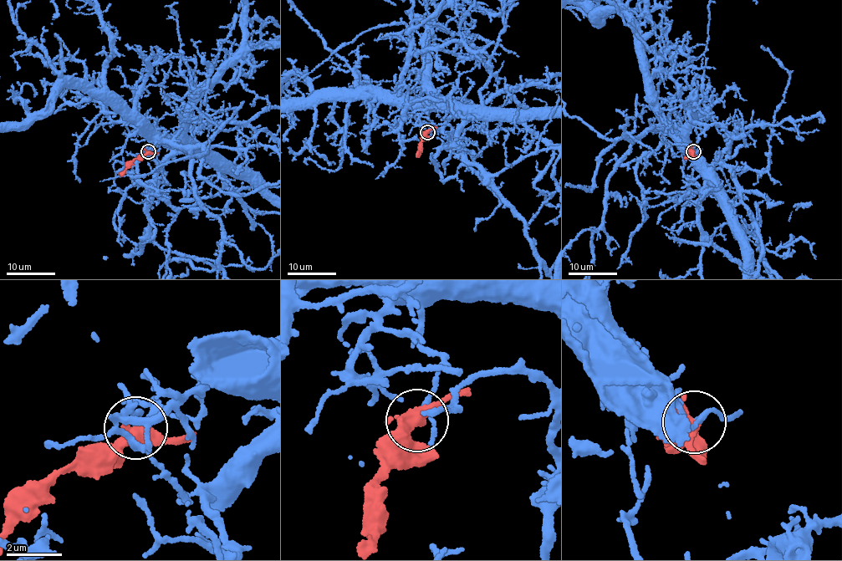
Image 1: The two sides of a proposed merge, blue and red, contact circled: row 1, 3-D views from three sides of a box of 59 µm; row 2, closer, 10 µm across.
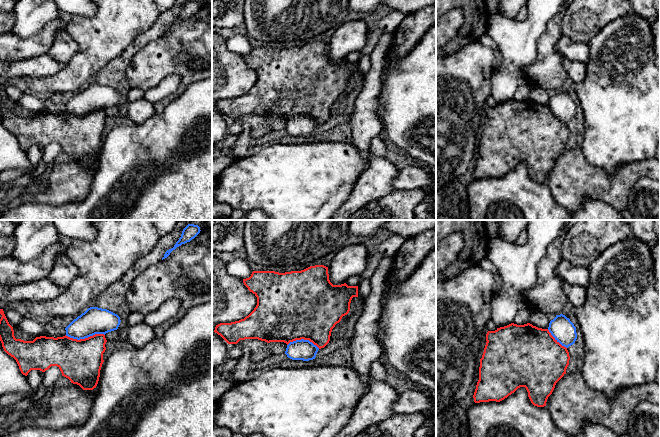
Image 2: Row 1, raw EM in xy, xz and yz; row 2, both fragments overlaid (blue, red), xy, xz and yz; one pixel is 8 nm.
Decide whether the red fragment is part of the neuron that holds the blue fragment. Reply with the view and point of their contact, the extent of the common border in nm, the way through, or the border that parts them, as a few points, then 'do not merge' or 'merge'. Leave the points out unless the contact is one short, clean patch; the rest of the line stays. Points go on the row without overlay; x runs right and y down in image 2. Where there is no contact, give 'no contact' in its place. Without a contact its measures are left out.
meets blue in xy at (84, 114); contact 320 nm long; border along xy (104, 110), (93, 110), (79, 115), (73, 115), (65, 111); do not merge

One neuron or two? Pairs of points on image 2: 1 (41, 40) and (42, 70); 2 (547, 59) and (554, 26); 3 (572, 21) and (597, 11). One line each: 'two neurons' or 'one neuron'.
1: two neurons
2: one neuron
3: one neuron

